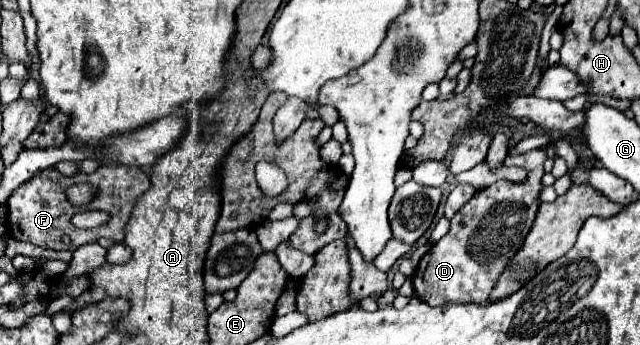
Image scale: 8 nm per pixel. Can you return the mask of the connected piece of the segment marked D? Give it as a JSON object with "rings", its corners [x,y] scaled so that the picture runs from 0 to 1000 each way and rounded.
{"rings":[[[833,432],[814,449],[795,449],[789,472],[823,490],[827,519],[820,530],[777,525],[758,548],[748,548],[730,588],[730,600],[723,600],[723,612],[717,612],[717,623],[705,635],[702,675],[661,739],[661,762],[655,757],[655,774],[645,803],[648,849],[664,878],[692,884],[702,872],[705,878],[761,872],[786,774],[817,710],[817,693],[836,641],[842,600],[839,565],[848,548],[845,507],[852,461],[855,461],[852,432]]]}

